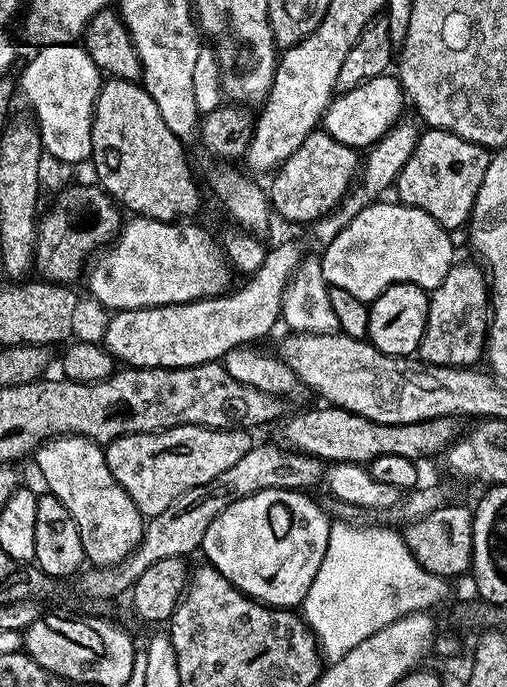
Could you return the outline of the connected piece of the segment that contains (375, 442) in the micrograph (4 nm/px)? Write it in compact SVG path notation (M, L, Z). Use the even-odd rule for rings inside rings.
M320 407L324 408L290 421L284 428L284 436L288 440L296 440L304 435L299 447L324 462L347 462L364 466L376 456L384 454L398 454L415 461L417 457L433 457L439 448L447 449L461 435L456 416L438 416L417 424L375 424L373 420L352 415L345 408Z

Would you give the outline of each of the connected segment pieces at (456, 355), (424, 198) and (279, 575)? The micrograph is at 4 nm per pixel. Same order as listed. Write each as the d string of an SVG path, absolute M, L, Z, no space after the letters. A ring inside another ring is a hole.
M453 263L446 278L431 289L426 330L418 349L419 359L425 365L467 368L481 363L490 331L490 291L485 273L477 268L472 264Z
M428 128L416 138L416 149L394 183L399 203L421 208L449 230L463 229L469 223L472 207L478 198L482 178L486 178L489 149L441 128Z
M264 489L243 496L232 505L226 506L204 532L204 560L213 568L217 568L233 588L240 589L247 596L259 600L261 604L293 609L303 601L318 574L318 566L322 566L322 558L326 554L333 526L333 521L328 520L327 514L308 495L304 490Z

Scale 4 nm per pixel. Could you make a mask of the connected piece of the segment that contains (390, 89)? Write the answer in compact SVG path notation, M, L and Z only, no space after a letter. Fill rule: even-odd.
M392 74L375 76L357 88L339 93L324 111L322 128L352 149L367 150L395 127L403 108L406 108L406 97L399 79Z

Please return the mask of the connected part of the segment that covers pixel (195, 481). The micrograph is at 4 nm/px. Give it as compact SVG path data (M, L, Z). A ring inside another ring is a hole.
M179 424L173 428L161 428L159 432L135 432L110 441L104 448L105 460L122 490L136 504L137 510L144 518L151 518L175 504L192 488L202 488L212 479L218 478L218 474L229 470L230 466L234 466L234 462L238 462L238 458L242 458L242 454L253 448L254 440L242 429L240 426L207 428L197 424Z

